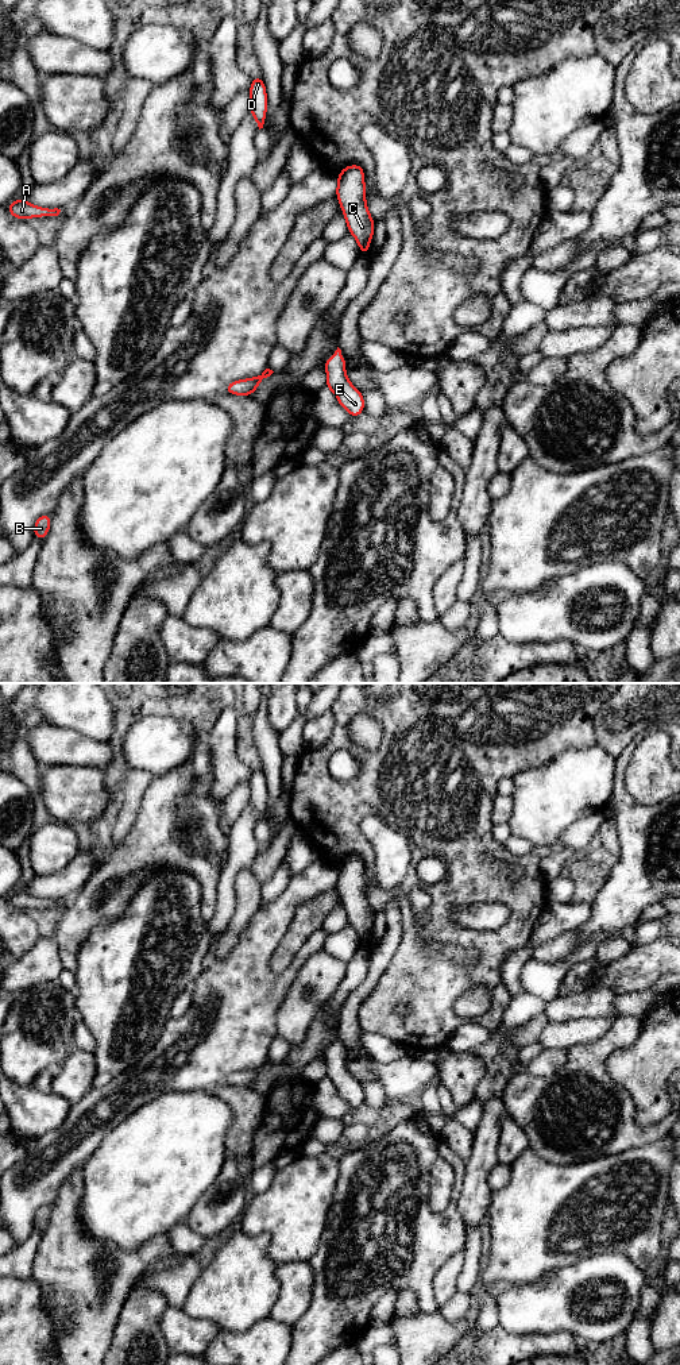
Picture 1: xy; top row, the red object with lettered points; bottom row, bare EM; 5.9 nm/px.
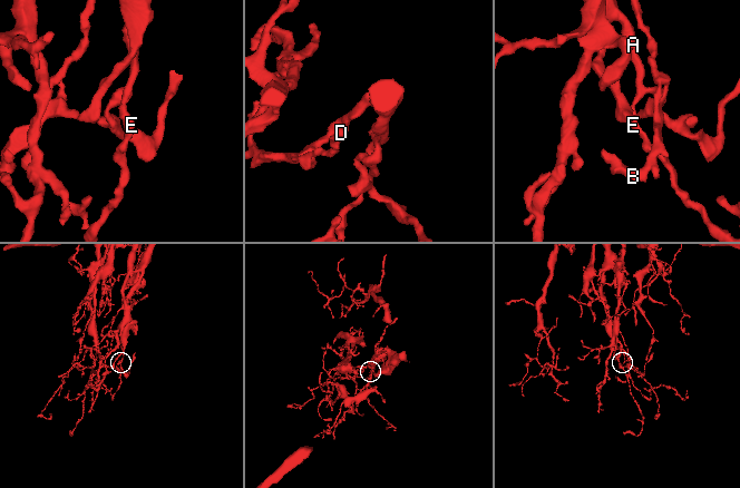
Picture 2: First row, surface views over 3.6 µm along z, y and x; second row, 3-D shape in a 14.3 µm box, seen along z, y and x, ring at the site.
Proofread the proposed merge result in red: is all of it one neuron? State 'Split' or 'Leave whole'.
Leave whole

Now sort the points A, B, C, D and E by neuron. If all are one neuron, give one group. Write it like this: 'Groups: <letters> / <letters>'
Groups: A B C D E

